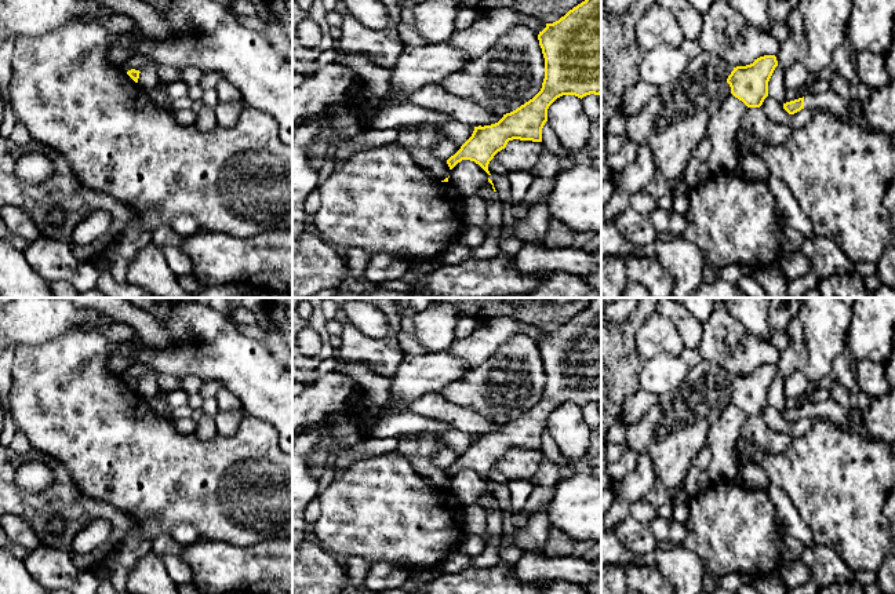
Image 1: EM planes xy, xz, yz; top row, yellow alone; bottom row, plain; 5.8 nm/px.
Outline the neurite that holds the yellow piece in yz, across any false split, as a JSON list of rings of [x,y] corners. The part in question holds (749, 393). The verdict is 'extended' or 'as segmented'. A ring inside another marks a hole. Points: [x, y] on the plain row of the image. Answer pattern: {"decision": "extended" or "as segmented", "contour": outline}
{"decision": "as segmented", "contour": [[[764,364],[746,375],[736,375],[727,387],[731,402],[747,416],[760,416],[768,405],[768,390],[778,375],[775,364]]]}

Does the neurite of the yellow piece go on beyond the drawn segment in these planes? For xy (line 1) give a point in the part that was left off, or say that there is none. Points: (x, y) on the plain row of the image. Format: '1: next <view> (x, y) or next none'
1: next none

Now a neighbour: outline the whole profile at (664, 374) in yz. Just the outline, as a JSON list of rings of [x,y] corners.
[[[661,353],[647,361],[638,373],[640,389],[654,393],[658,397],[681,389],[687,379],[690,367],[680,358]]]

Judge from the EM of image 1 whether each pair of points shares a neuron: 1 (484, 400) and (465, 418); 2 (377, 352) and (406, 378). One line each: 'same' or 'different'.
1: different
2: different

